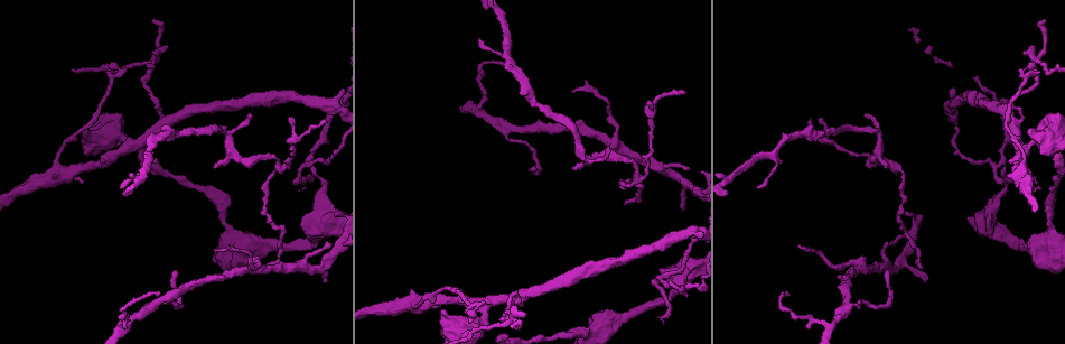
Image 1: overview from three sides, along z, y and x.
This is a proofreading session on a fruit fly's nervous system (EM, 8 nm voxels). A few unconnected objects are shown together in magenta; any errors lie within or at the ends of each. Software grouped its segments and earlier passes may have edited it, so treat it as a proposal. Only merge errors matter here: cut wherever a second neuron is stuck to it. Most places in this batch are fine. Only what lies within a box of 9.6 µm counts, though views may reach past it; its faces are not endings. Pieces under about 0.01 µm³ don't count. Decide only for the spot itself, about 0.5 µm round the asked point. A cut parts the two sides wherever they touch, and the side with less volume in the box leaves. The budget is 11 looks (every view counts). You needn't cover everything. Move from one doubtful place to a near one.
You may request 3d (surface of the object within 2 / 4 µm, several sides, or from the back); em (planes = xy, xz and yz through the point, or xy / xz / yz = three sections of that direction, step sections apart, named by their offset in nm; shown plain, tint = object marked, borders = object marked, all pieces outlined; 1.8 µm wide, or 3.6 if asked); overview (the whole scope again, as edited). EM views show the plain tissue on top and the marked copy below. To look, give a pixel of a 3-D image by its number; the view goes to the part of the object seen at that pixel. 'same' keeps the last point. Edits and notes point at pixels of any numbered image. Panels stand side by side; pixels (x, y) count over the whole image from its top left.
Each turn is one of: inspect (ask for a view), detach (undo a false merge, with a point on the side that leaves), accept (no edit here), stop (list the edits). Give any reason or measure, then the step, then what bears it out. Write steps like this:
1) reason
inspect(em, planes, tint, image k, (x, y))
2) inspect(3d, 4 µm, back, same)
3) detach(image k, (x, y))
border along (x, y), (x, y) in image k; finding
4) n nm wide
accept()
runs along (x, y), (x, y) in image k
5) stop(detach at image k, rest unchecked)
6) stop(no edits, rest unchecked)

three-way junction
inspect(em, planes, tint, image 1, (508, 130))

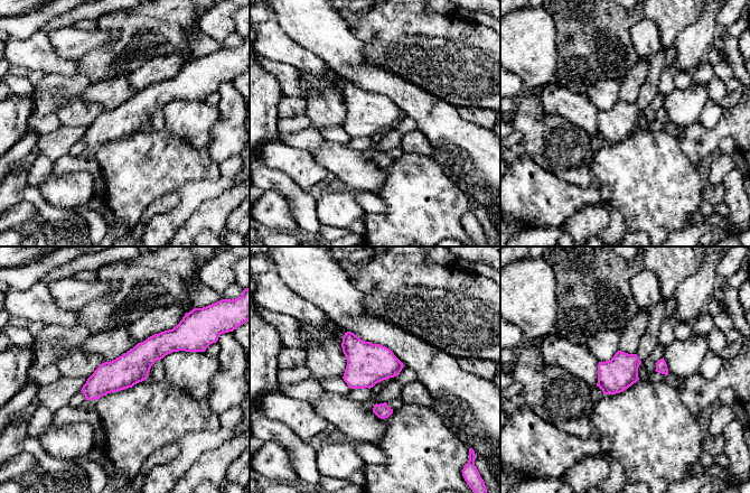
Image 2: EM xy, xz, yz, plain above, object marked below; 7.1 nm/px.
accept()
runs along (187, 349), (158, 345), (85, 390) in image 2; one neuron here

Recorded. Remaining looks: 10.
thick turns thin
inspect(3d, 4 µm, image 1, (636, 176))

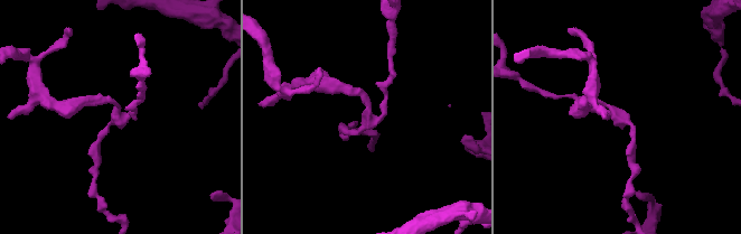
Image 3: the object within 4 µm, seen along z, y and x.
3 arms; now the EM
inspect(em, xy, step 8, tint, image 3, (116, 113))

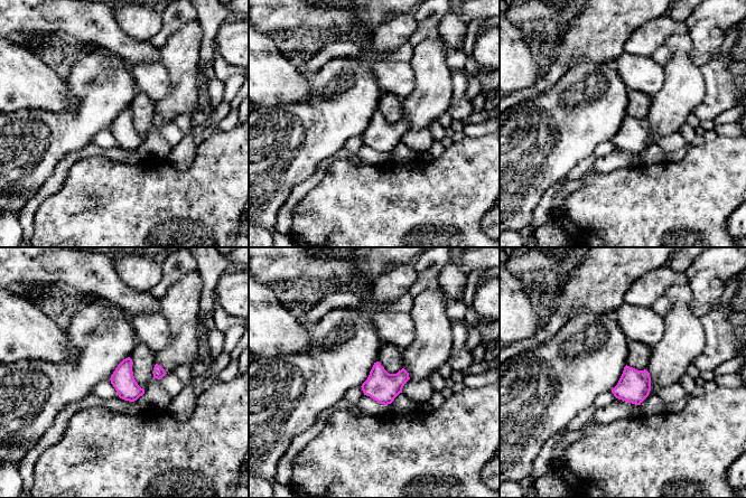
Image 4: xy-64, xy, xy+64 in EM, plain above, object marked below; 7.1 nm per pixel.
another direction
inspect(em, planes, borders, same)

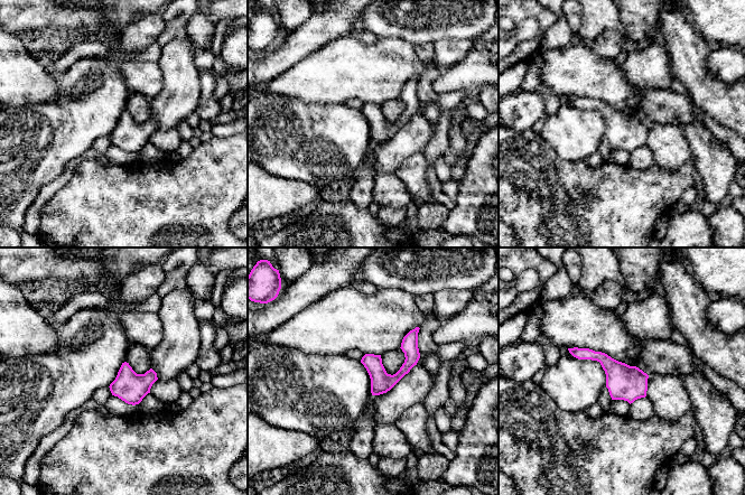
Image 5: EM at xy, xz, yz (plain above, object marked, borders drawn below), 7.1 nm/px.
accept()
runs along (415, 332), (410, 362), (374, 392) in image 5; all the same neuron

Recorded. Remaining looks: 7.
abrupt turn
inspect(em, planes, tint, image 1, (521, 294))

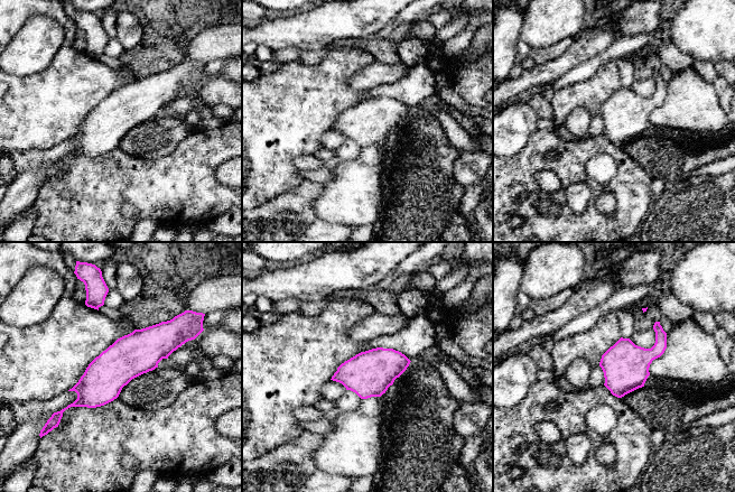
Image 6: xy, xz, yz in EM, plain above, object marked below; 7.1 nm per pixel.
accept()
runs along (174, 333), (127, 358), (76, 404) in image 6; all the same neuron

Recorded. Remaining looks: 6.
sharp bend
inspect(3d, 4 µm, image 1, (511, 319))

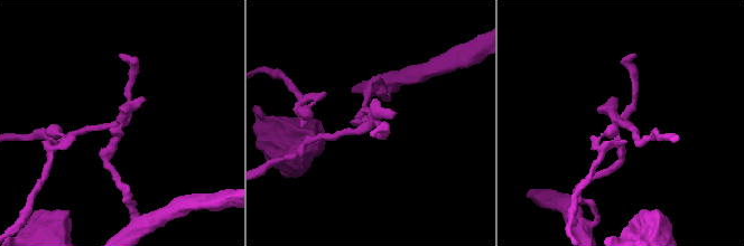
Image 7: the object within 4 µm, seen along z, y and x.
inspect(em, xy, step 8, tint, image 7, (118, 123))

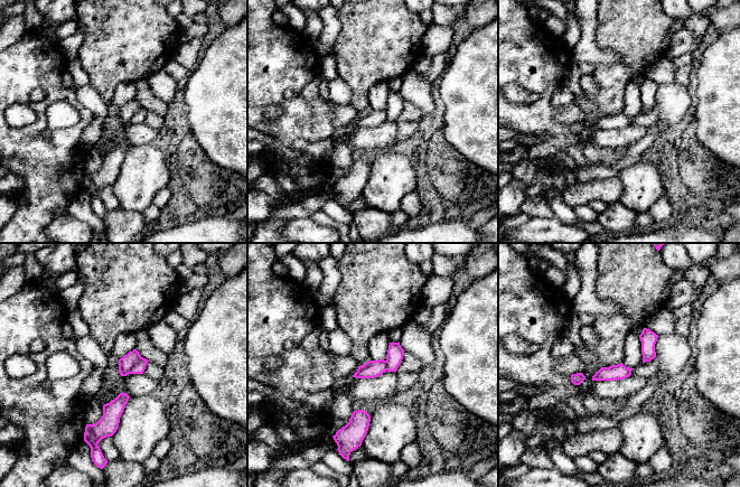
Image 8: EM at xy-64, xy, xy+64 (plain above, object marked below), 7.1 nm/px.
110 nm wide
accept()
runs along (396, 345), (383, 365), (358, 375) in image 8; one neuron here

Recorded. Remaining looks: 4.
stop(no edits, rest unchecked)

